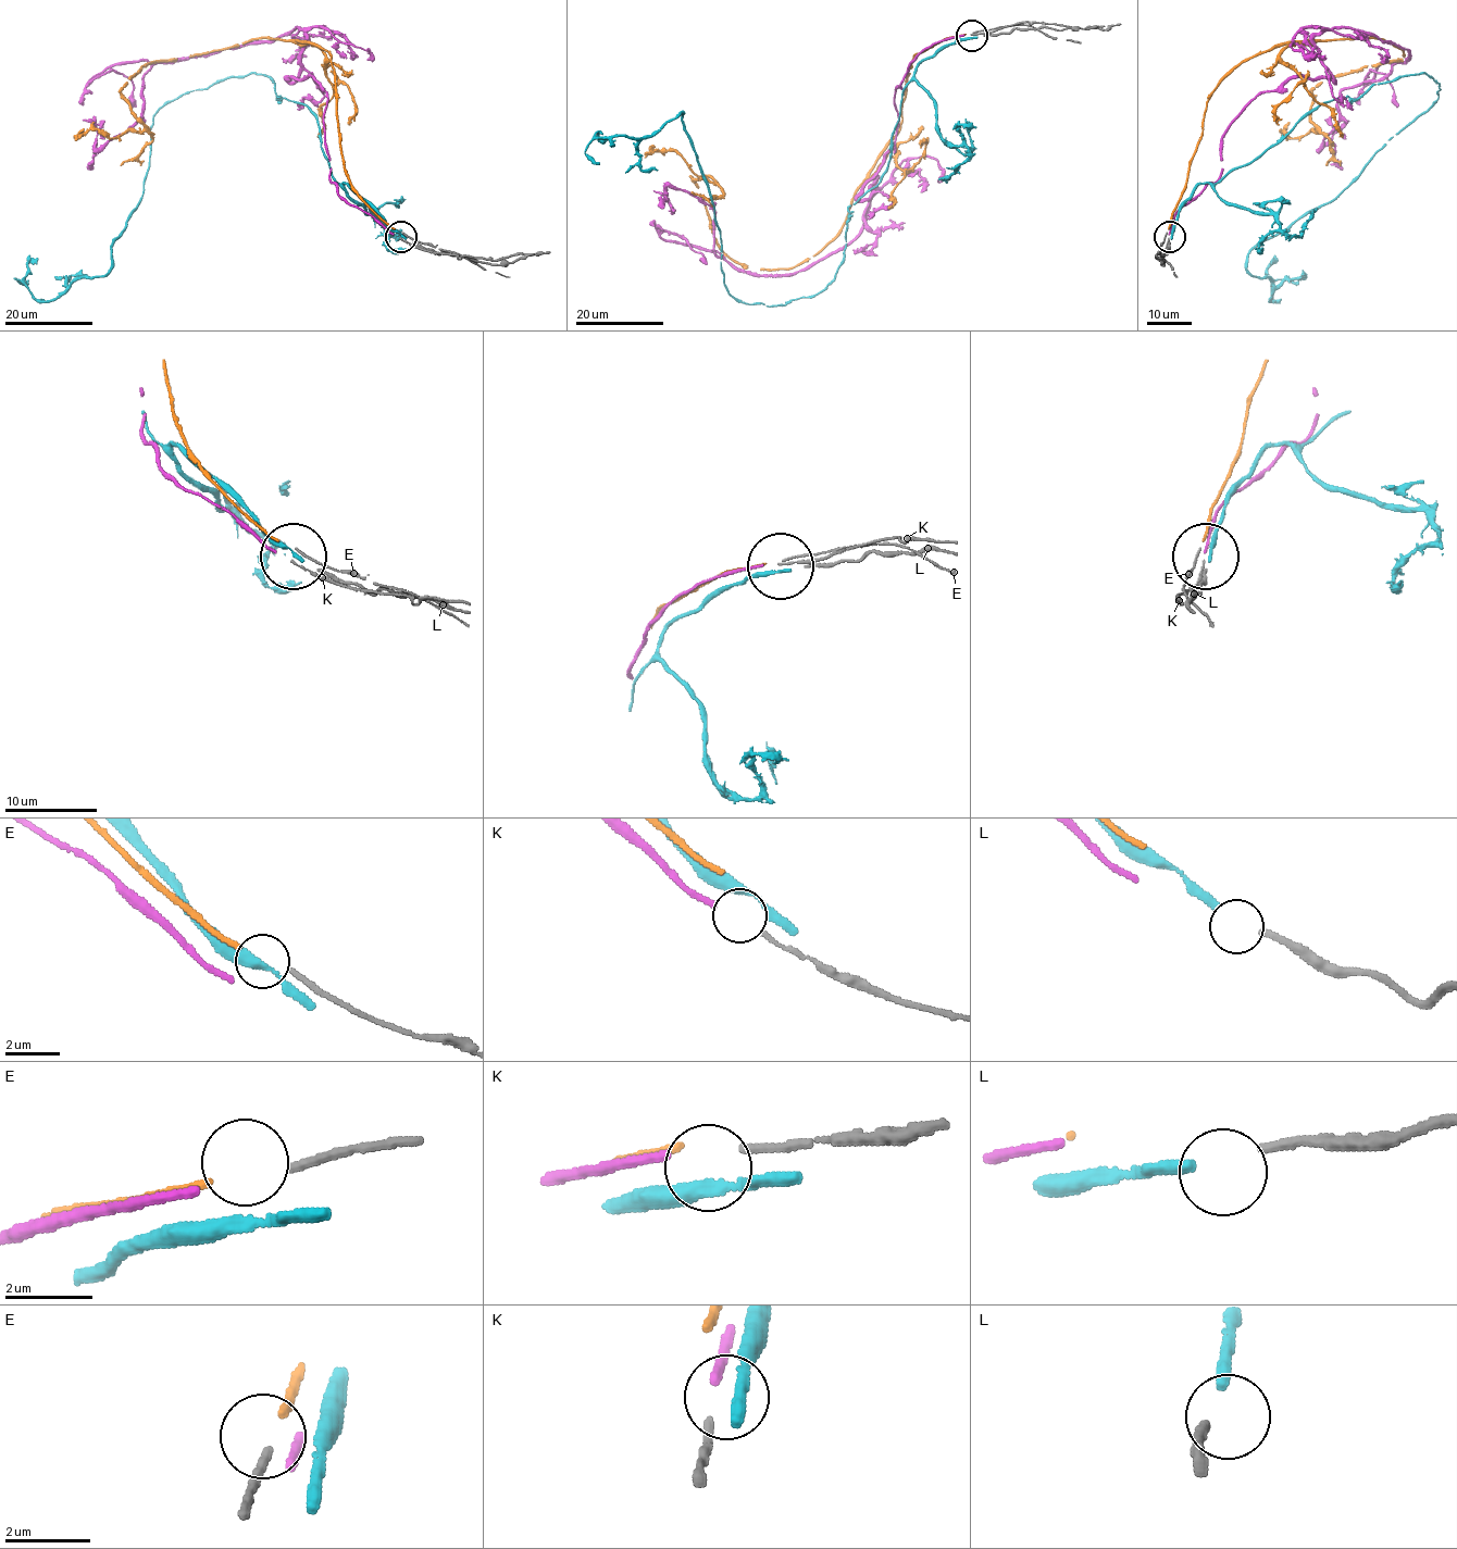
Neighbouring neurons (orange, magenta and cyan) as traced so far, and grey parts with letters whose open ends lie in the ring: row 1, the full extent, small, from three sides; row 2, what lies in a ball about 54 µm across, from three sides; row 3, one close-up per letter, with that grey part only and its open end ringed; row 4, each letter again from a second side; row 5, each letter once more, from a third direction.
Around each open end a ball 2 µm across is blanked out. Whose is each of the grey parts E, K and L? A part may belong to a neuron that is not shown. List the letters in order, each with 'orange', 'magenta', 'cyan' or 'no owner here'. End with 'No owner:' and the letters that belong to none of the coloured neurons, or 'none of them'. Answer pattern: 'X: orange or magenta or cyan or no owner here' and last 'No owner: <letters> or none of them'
E: no owner here
K: magenta
L: cyan
No owner: E

